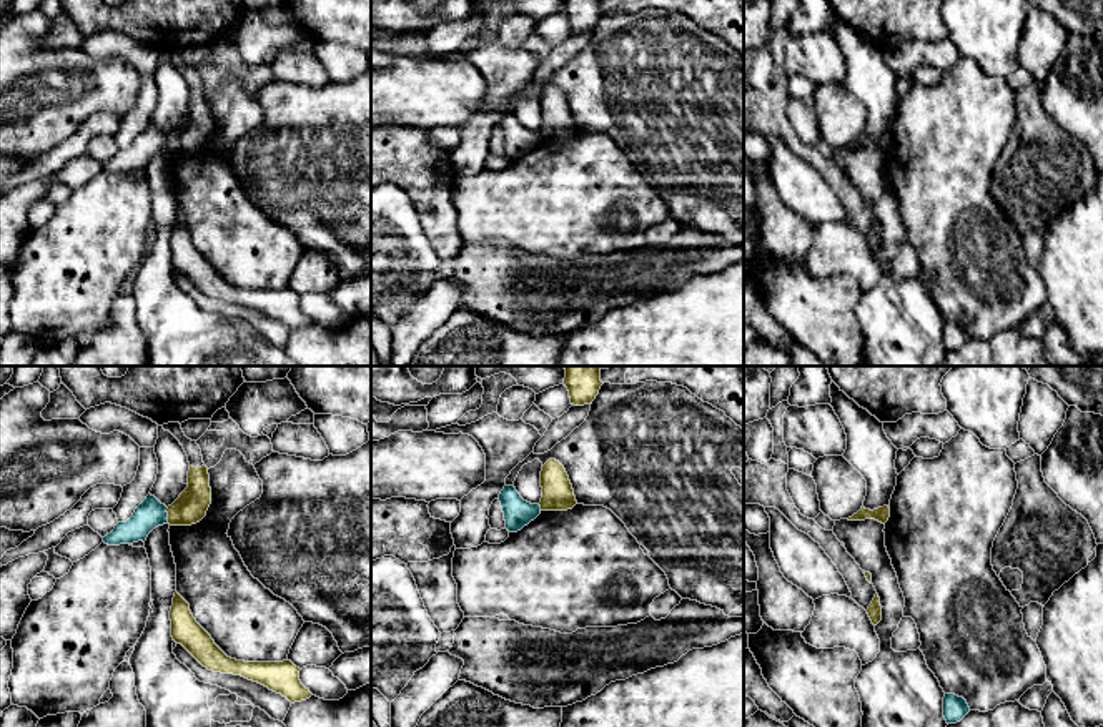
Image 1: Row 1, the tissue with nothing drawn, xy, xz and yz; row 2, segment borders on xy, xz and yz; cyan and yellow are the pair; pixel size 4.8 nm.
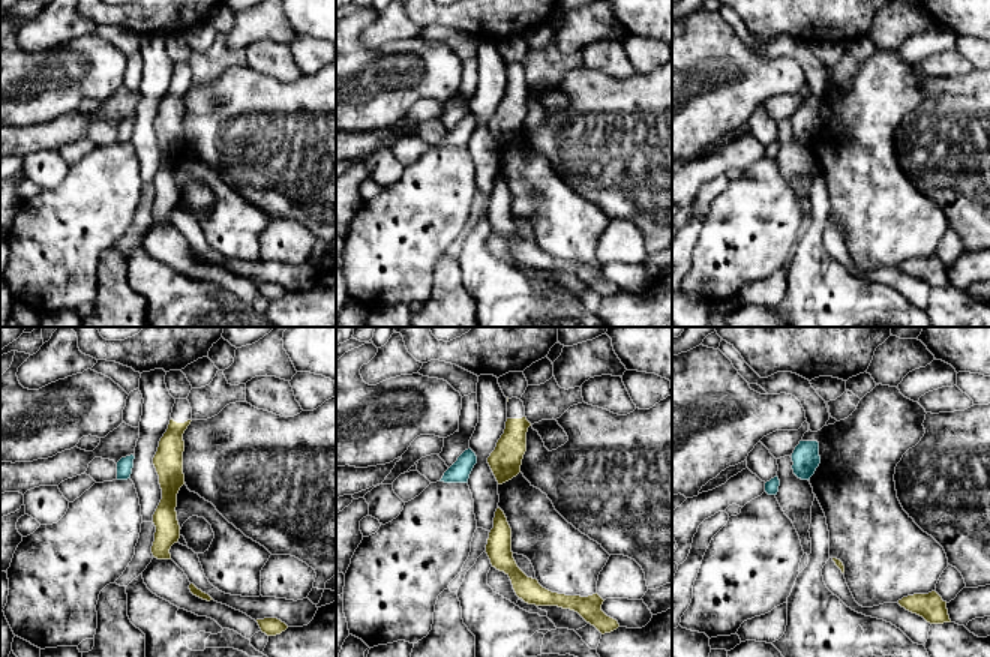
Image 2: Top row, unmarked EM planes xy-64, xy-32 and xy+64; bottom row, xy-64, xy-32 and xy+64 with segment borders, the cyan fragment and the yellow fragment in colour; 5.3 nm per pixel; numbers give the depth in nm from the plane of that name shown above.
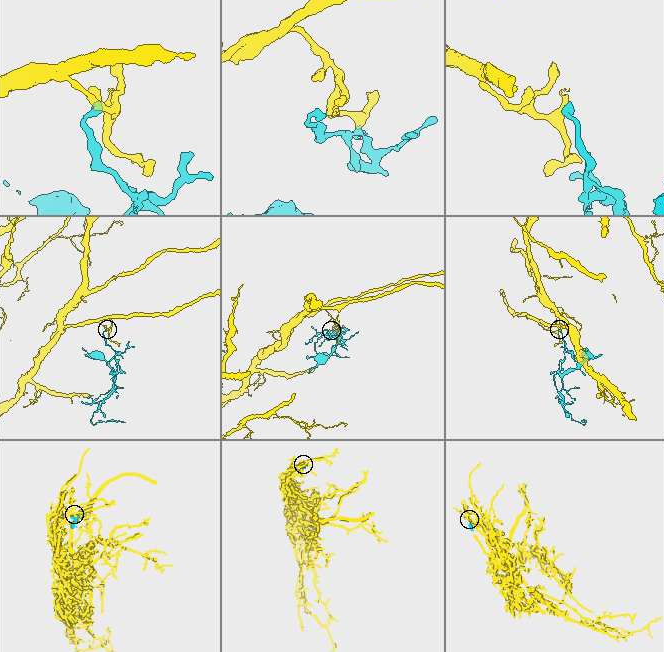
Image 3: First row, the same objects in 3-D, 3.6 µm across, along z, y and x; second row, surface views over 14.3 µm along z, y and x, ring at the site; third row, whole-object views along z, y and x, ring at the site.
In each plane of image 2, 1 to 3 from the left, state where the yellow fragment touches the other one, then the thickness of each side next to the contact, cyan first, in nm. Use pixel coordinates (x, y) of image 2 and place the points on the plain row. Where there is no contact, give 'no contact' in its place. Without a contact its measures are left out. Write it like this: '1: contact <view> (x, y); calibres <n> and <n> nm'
1: no contact
2: no contact
3: no contact

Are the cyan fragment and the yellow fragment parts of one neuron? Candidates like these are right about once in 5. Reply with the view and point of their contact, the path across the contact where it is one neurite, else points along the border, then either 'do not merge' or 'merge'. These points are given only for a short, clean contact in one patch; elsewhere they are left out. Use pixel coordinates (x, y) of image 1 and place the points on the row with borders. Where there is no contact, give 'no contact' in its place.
contact xy (167, 514); border xy (168, 508), (167, 521); do not merge

